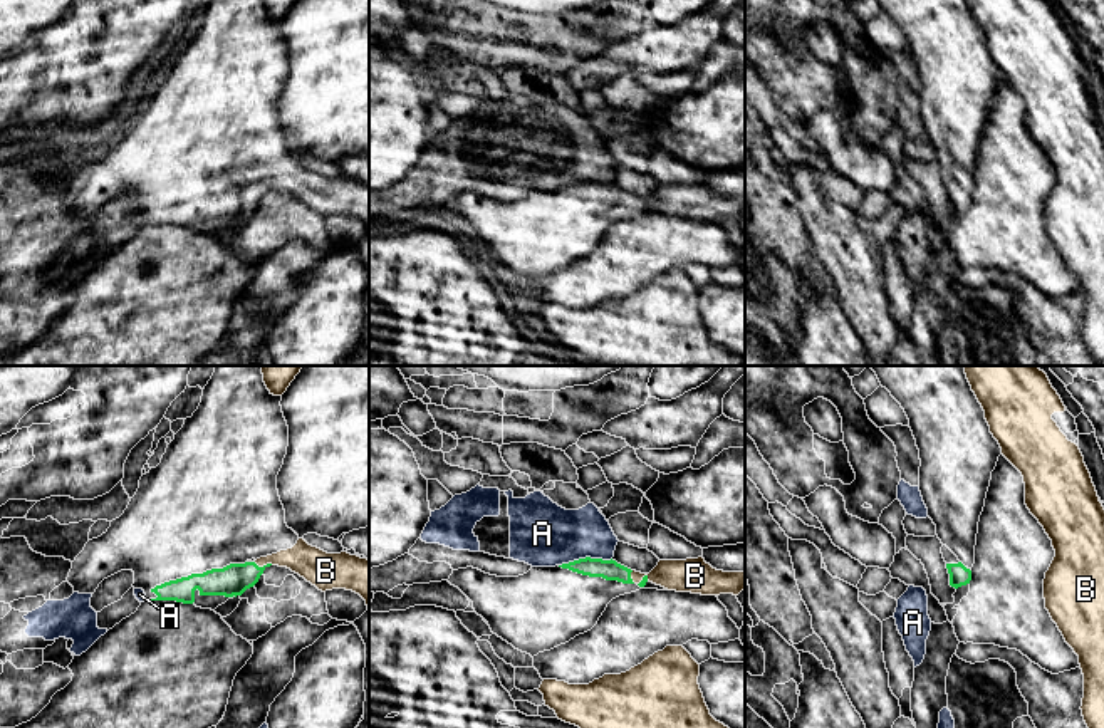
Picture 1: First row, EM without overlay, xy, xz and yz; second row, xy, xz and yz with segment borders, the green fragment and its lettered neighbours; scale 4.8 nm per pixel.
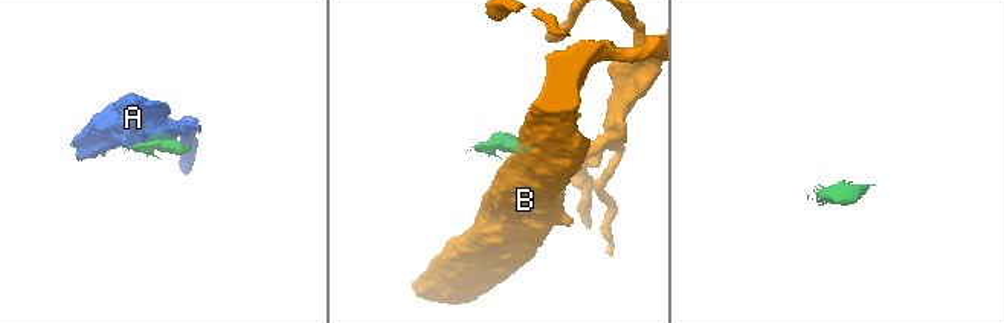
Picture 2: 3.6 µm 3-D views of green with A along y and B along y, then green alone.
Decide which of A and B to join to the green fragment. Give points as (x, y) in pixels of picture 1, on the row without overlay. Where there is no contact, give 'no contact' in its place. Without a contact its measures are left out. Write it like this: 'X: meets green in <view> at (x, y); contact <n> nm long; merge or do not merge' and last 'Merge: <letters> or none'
A: meets green in xz at (584, 183); contact 260 nm long; do not merge
B: meets green in xy at (264, 190); contact 100 nm long; do not merge
Merge: none

